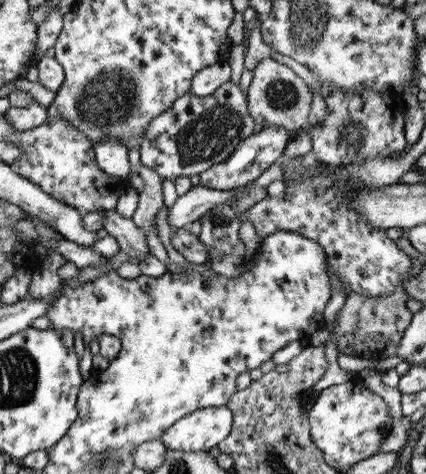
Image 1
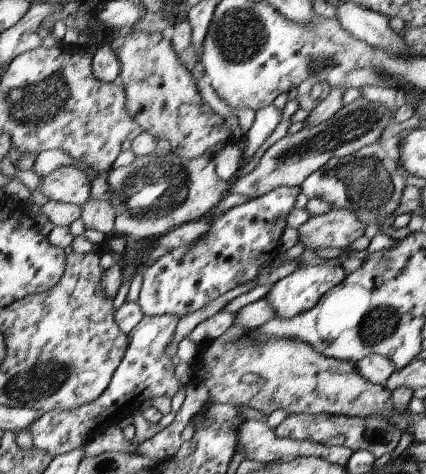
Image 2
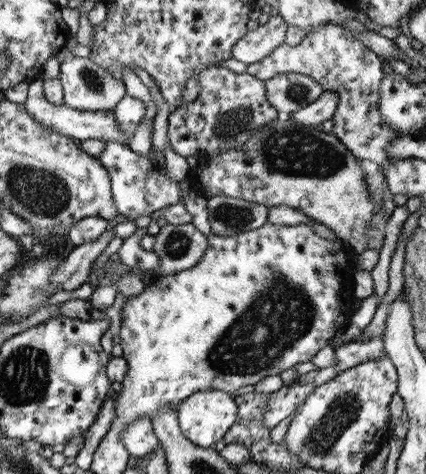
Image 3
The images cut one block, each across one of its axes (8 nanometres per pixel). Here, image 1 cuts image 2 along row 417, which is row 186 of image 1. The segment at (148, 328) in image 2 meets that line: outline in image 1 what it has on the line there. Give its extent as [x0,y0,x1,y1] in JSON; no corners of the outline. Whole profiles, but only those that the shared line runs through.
[5,116,131,214]

